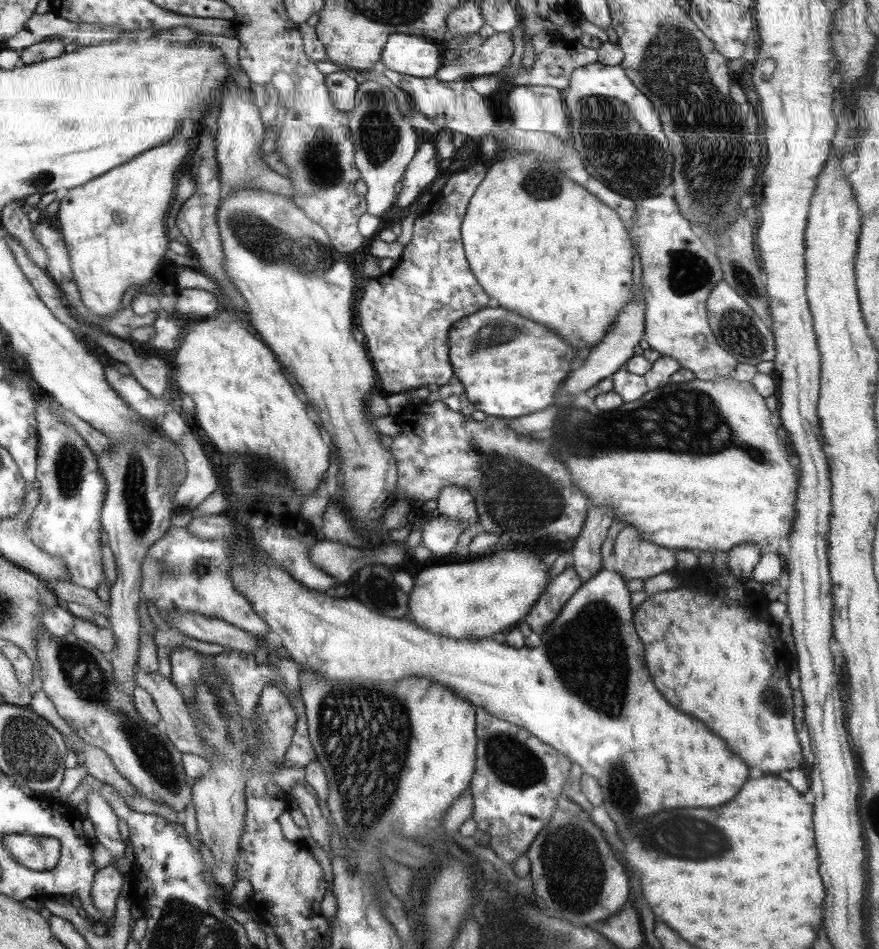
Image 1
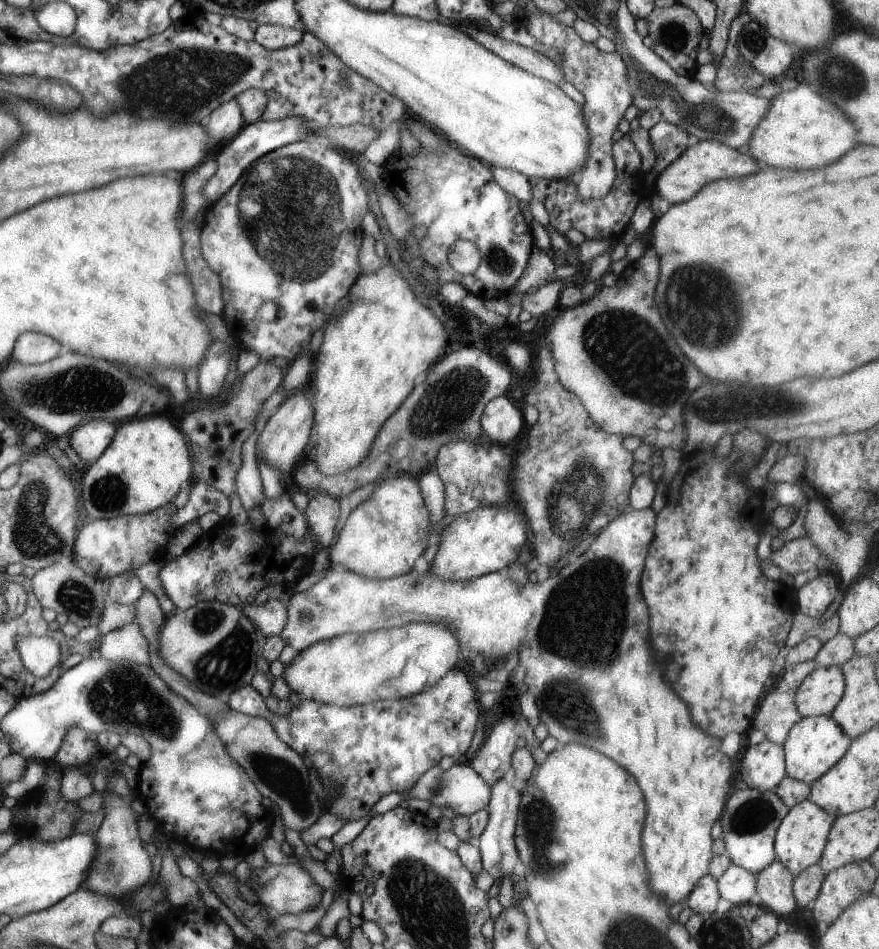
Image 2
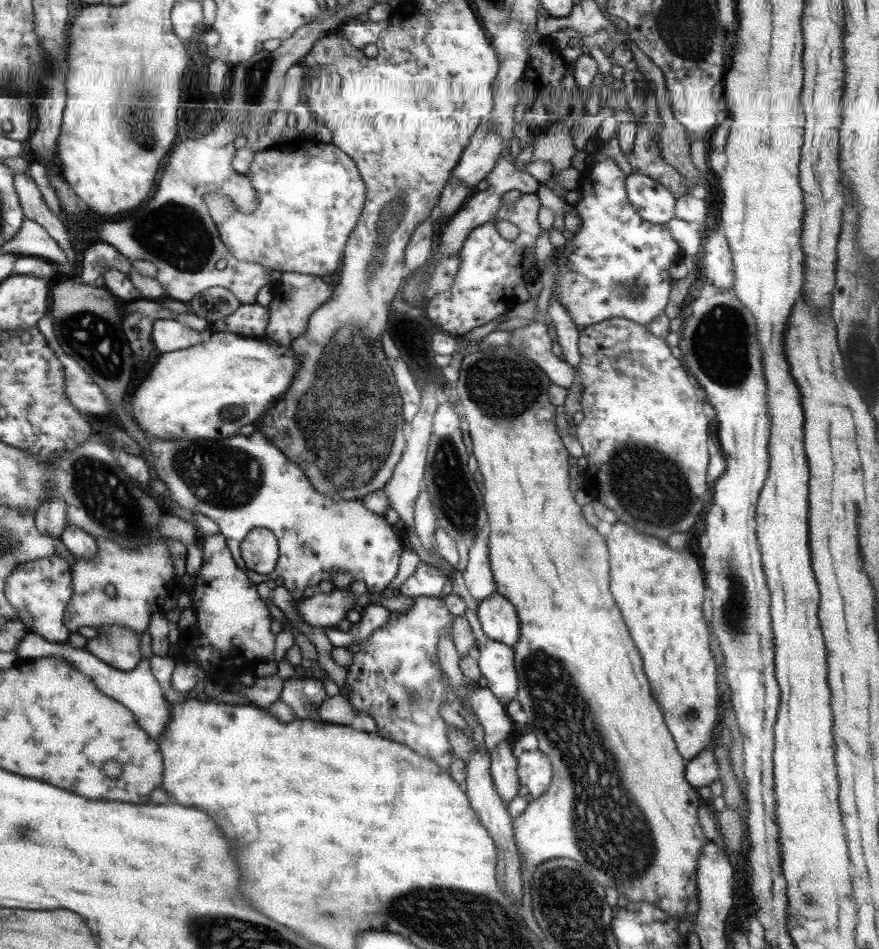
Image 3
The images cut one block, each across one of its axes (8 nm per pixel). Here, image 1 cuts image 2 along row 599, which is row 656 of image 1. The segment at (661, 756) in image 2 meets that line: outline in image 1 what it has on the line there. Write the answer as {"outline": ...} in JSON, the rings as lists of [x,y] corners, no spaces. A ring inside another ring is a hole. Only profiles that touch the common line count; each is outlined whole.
{"outline":[[[230,534],[224,539],[232,547],[230,577],[234,581],[236,591],[246,595],[246,599],[250,601],[254,612],[262,618],[263,622],[266,622],[270,631],[280,635],[282,645],[290,653],[290,659],[296,661],[299,664],[299,668],[310,669],[321,678],[328,678],[333,682],[344,682],[360,678],[371,682],[379,681],[395,684],[402,678],[428,678],[437,684],[441,684],[441,686],[446,686],[449,690],[454,691],[458,697],[470,701],[475,707],[482,707],[490,714],[496,716],[496,718],[501,718],[528,730],[538,740],[541,740],[543,744],[554,748],[559,754],[564,754],[573,763],[579,764],[585,774],[594,776],[602,786],[604,808],[606,808],[608,814],[610,814],[609,817],[616,824],[626,824],[626,822],[632,822],[632,820],[640,820],[640,818],[646,818],[646,816],[652,816],[656,812],[670,810],[670,808],[712,808],[712,806],[726,804],[728,800],[732,800],[738,794],[738,790],[742,788],[742,782],[746,782],[746,778],[748,778],[748,766],[746,764],[742,766],[742,760],[736,758],[730,750],[728,750],[728,756],[726,756],[726,744],[722,740],[718,740],[716,736],[710,736],[710,730],[706,726],[702,728],[702,722],[698,722],[696,718],[690,718],[690,716],[686,718],[684,714],[678,714],[678,710],[672,708],[666,700],[662,700],[662,694],[654,688],[650,672],[646,670],[644,646],[634,627],[635,609],[632,607],[632,600],[630,599],[631,592],[626,585],[626,580],[622,579],[622,575],[612,569],[603,568],[598,574],[594,574],[594,578],[582,583],[579,590],[564,604],[561,614],[541,635],[542,644],[540,646],[537,648],[523,647],[522,649],[516,649],[506,643],[499,644],[494,638],[480,638],[478,640],[447,638],[440,634],[433,634],[433,632],[417,626],[415,622],[404,618],[389,618],[388,616],[382,616],[382,614],[376,614],[376,612],[368,612],[368,608],[364,604],[356,602],[356,600],[338,600],[338,598],[326,596],[324,592],[308,590],[302,584],[298,584],[288,572],[278,568],[272,562],[272,558],[262,548],[248,547],[246,542],[238,540],[236,534]]]}

